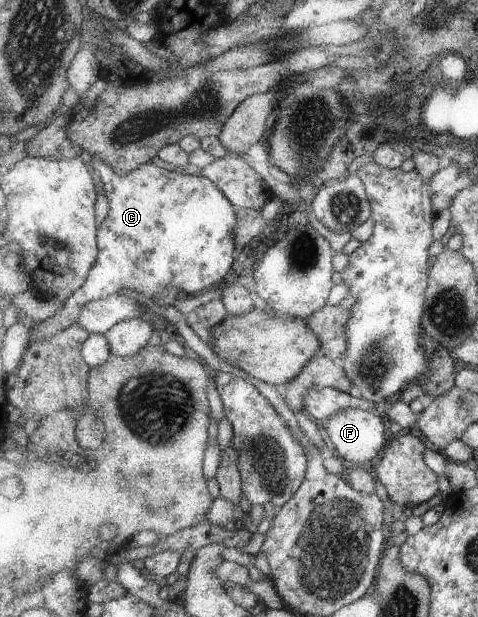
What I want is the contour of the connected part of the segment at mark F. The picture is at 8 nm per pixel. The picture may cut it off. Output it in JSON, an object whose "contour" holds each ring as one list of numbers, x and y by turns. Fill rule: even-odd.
{"contour":[[356,408,343,409,332,416,327,423,320,424,320,430,330,444,330,448,344,464,369,463,377,453,381,454,387,446,388,425,381,417]]}

